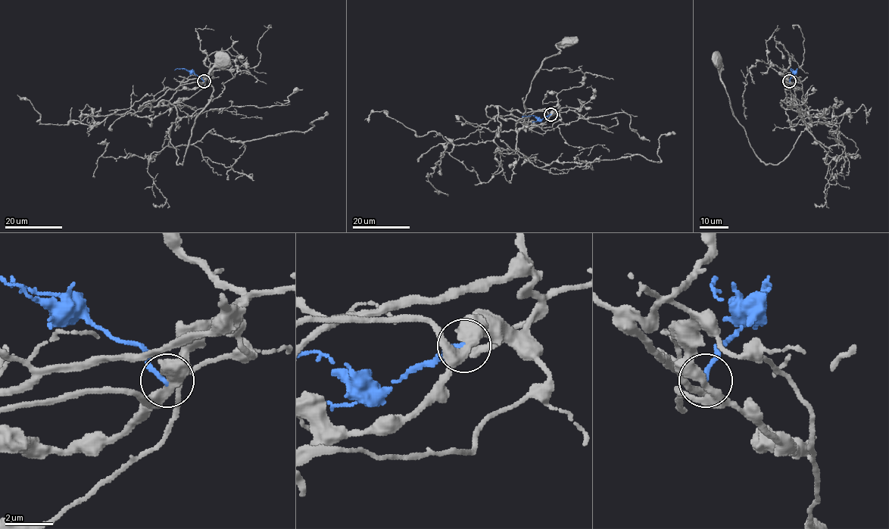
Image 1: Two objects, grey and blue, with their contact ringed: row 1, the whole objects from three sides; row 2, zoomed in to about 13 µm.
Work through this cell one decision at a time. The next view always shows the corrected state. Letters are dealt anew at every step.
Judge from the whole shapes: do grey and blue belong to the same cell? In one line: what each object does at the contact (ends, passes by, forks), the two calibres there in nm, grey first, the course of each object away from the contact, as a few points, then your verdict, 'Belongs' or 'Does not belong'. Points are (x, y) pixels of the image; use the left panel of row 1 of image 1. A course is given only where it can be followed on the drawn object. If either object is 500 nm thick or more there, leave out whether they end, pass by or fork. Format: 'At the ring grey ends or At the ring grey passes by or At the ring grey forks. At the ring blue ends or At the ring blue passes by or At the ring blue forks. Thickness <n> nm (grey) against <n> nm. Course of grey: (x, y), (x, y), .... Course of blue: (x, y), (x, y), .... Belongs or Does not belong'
At the ring grey passes by. At the ring blue ends. Thickness 480 nm (grey) against 190 nm. Course of grey: (204, 81), (176, 90), (169, 101), (177, 112), (169, 137), (178, 164), (211, 96), (210, 71), (222, 59). Course of blue: (204, 81), (184, 69), (174, 70). Does not belong

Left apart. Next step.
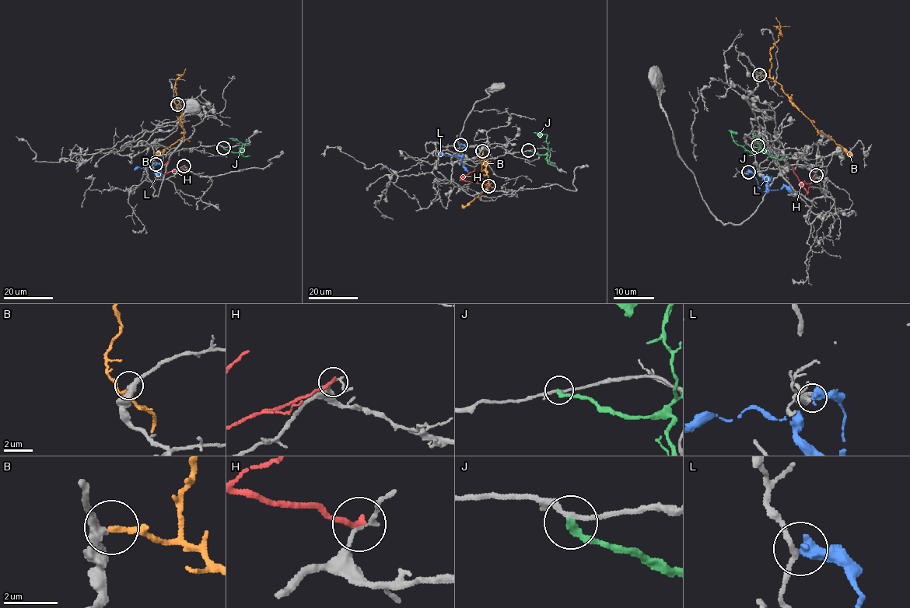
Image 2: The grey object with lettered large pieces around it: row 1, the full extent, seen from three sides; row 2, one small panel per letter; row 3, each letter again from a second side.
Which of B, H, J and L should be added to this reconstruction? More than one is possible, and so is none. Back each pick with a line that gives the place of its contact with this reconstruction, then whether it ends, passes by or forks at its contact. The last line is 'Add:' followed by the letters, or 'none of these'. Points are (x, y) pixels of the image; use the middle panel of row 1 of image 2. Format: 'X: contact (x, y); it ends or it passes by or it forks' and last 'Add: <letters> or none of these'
B: contact (482, 151); it ends
Add: B

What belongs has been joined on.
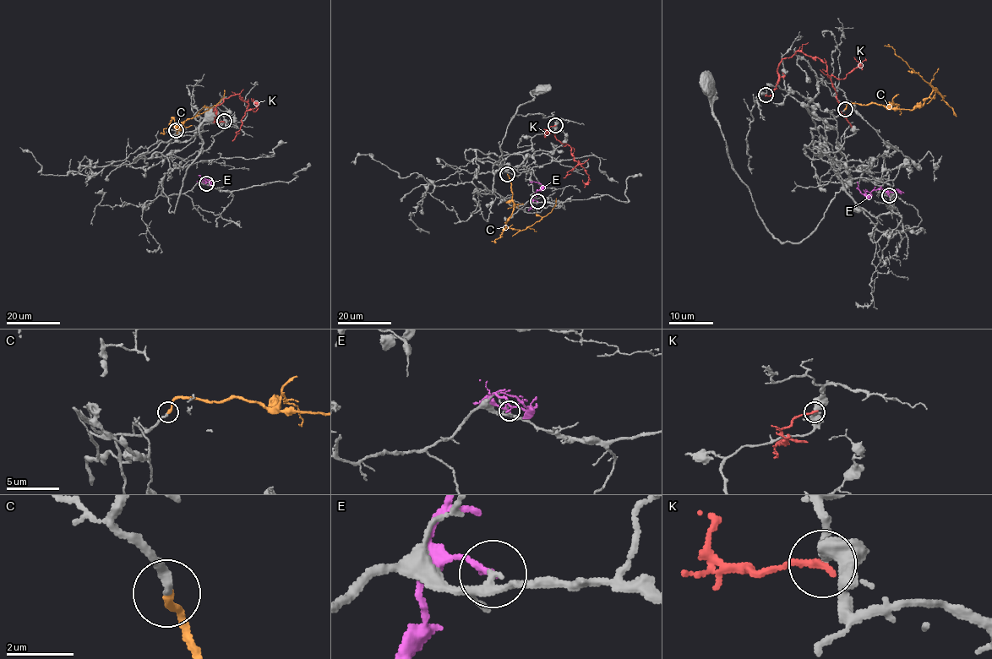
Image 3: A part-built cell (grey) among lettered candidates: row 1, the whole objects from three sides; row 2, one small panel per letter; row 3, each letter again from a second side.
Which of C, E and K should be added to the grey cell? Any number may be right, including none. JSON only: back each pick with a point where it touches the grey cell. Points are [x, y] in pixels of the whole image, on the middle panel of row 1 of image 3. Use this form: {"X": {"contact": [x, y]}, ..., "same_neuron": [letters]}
{"C": {"contact": [507, 174]}, "same_neuron": ["C"]}

